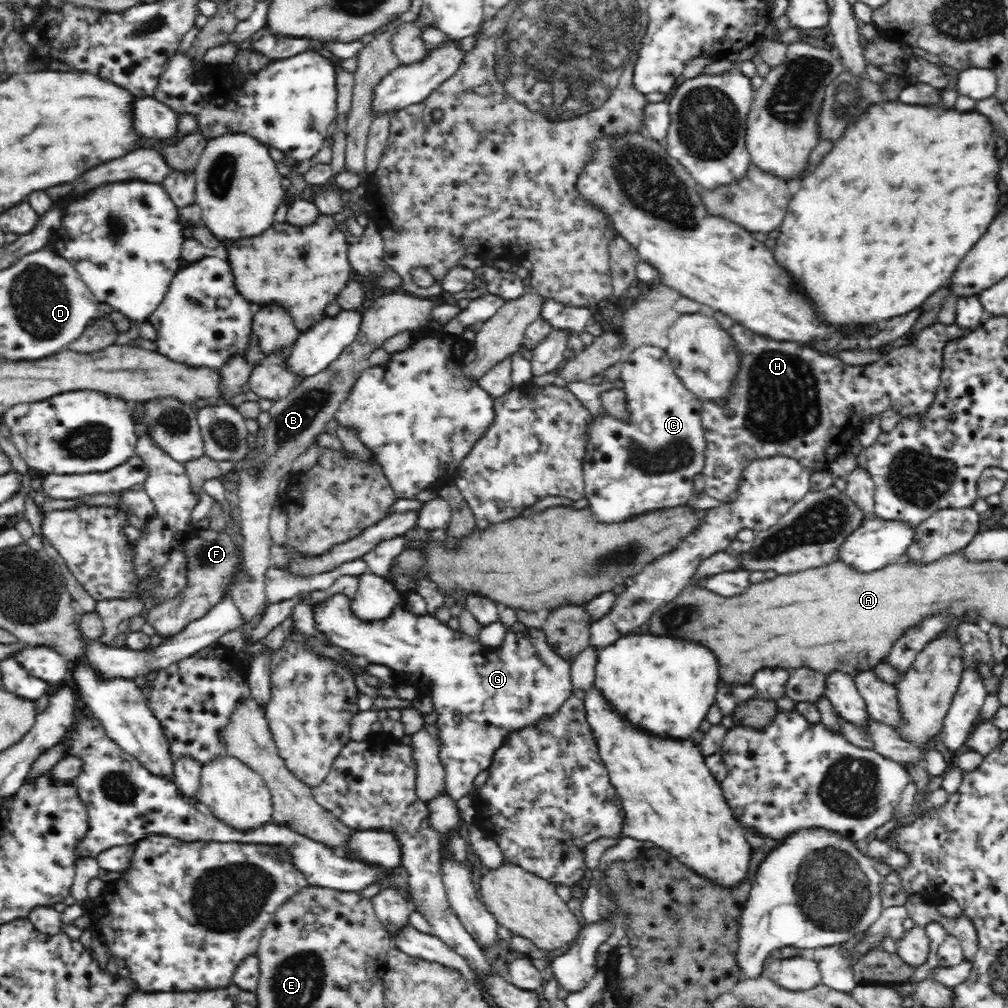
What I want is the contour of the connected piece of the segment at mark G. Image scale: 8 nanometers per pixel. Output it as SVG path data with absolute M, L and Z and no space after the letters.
M336 593L323 601L319 601L311 605L312 616L314 619L314 626L317 632L320 632L326 640L329 640L333 645L339 646L345 651L350 651L354 655L364 656L369 660L371 664L383 665L390 670L392 670L394 677L398 673L405 673L404 679L408 678L410 685L418 689L421 695L427 694L431 696L431 701L433 703L433 710L436 714L436 726L440 727L440 736L442 739L442 748L440 751L440 756L442 759L442 765L444 765L444 770L446 771L446 793L454 801L457 801L462 796L468 796L470 794L474 782L474 778L486 770L491 765L494 753L504 744L504 738L508 734L514 732L516 729L522 728L524 725L534 723L543 717L544 715L549 715L553 713L566 699L569 698L570 693L575 692L573 686L570 684L570 668L571 664L564 662L559 656L555 655L555 652L546 644L545 634L542 629L536 629L531 627L526 627L520 622L515 622L514 624L506 627L506 637L504 642L500 647L488 648L484 646L478 638L472 638L466 635L464 632L458 629L452 629L448 627L447 623L436 619L432 615L416 615L410 612L404 604L396 606L396 610L392 612L392 616L384 618L384 620L373 620L365 621L354 612L354 609L350 607L351 599L342 593Z

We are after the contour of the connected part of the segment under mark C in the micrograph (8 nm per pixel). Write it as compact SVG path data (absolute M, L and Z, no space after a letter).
M657 346L636 348L621 365L621 378L626 395L625 422L612 414L602 412L586 426L586 454L583 460L583 479L588 509L594 520L615 524L630 521L634 516L651 511L686 505L696 493L694 476L703 471L706 463L707 442L701 424L702 402L692 395L675 373L667 352Z

